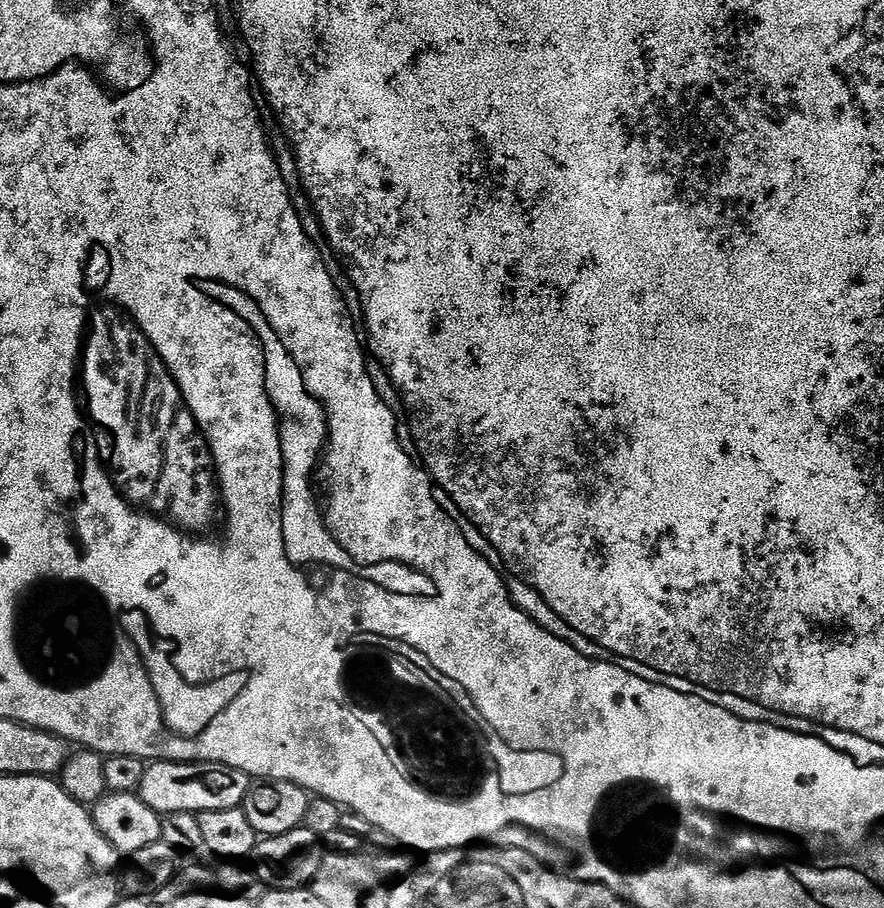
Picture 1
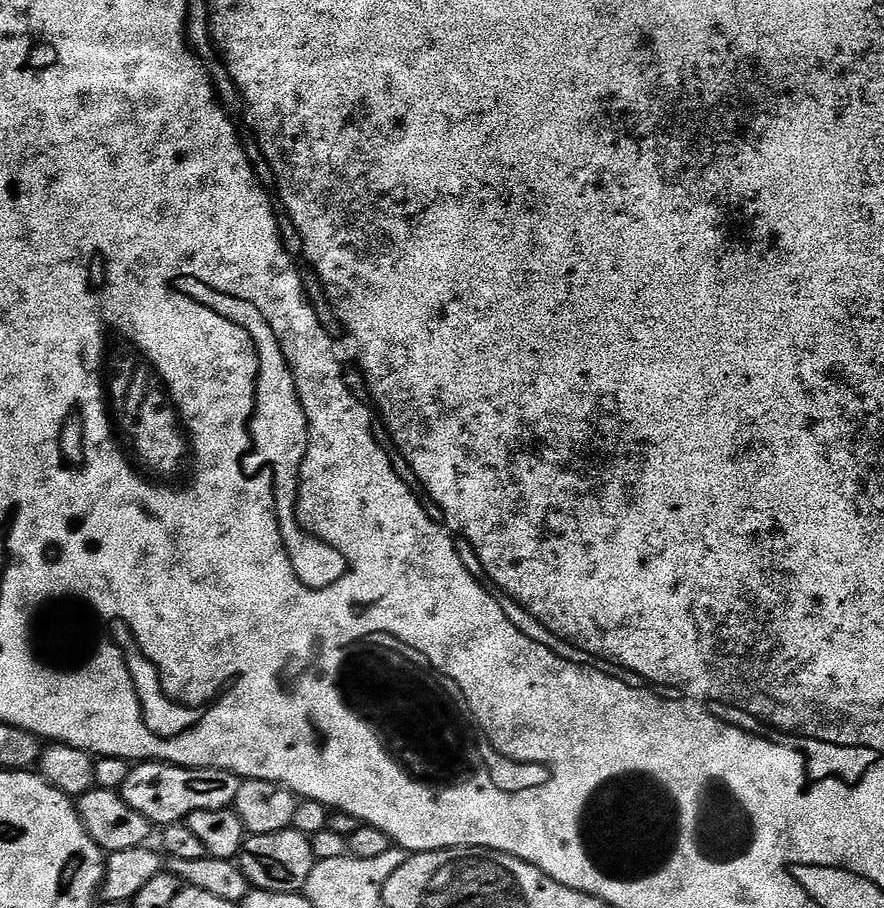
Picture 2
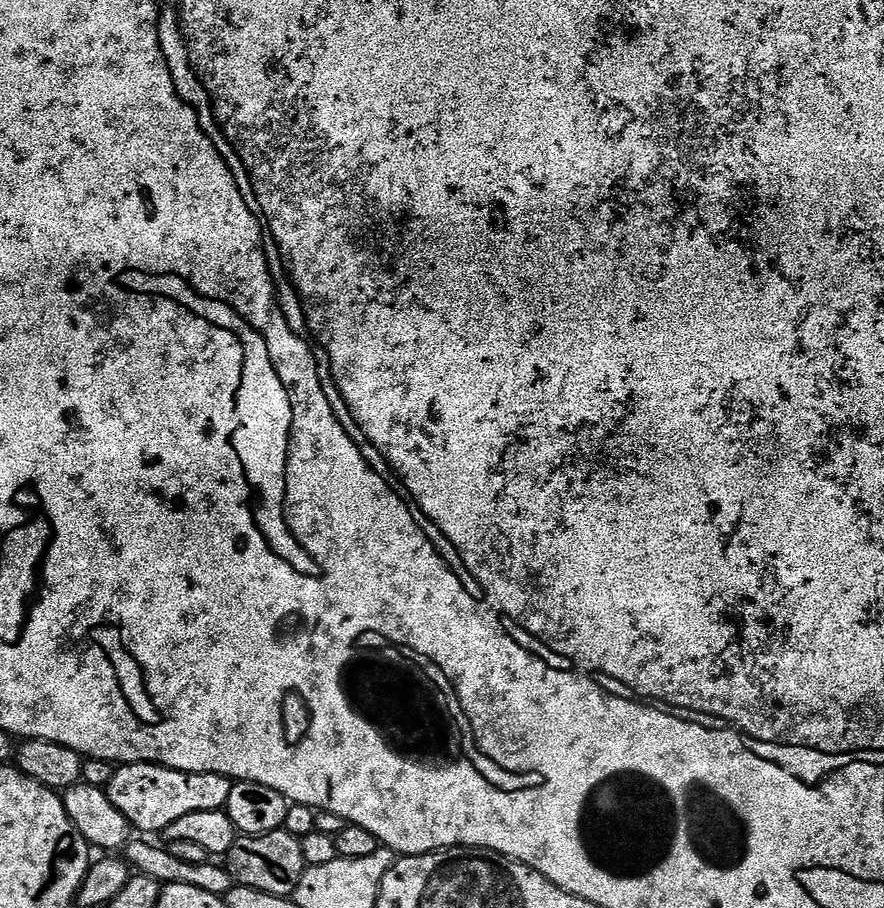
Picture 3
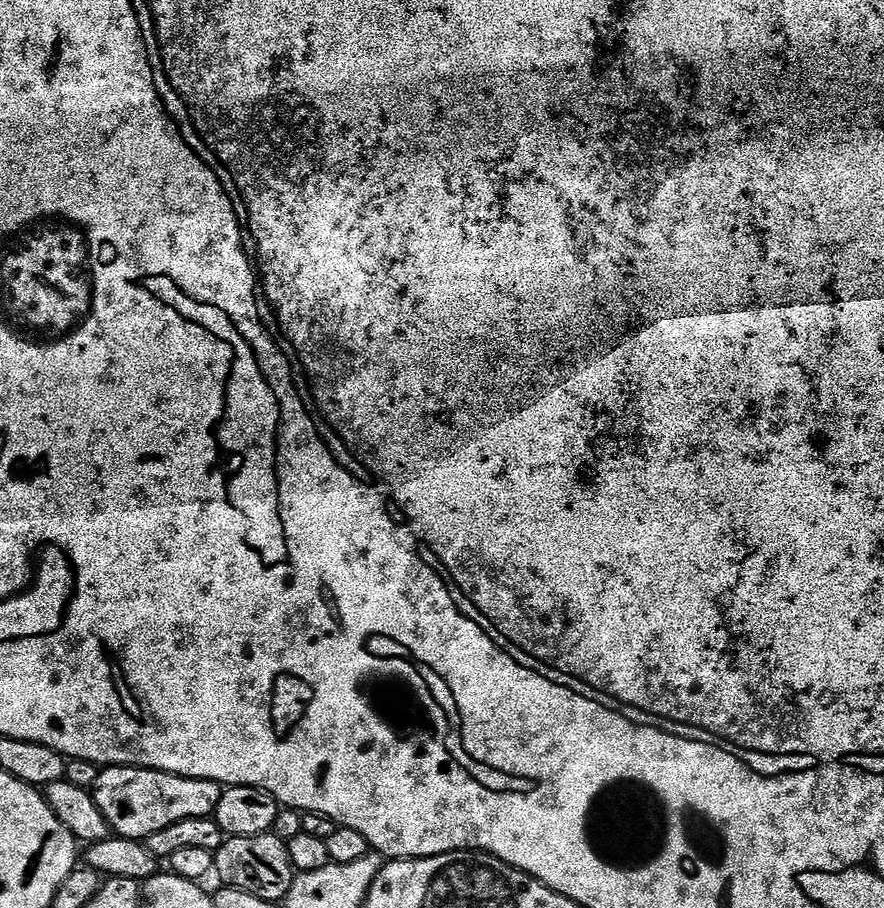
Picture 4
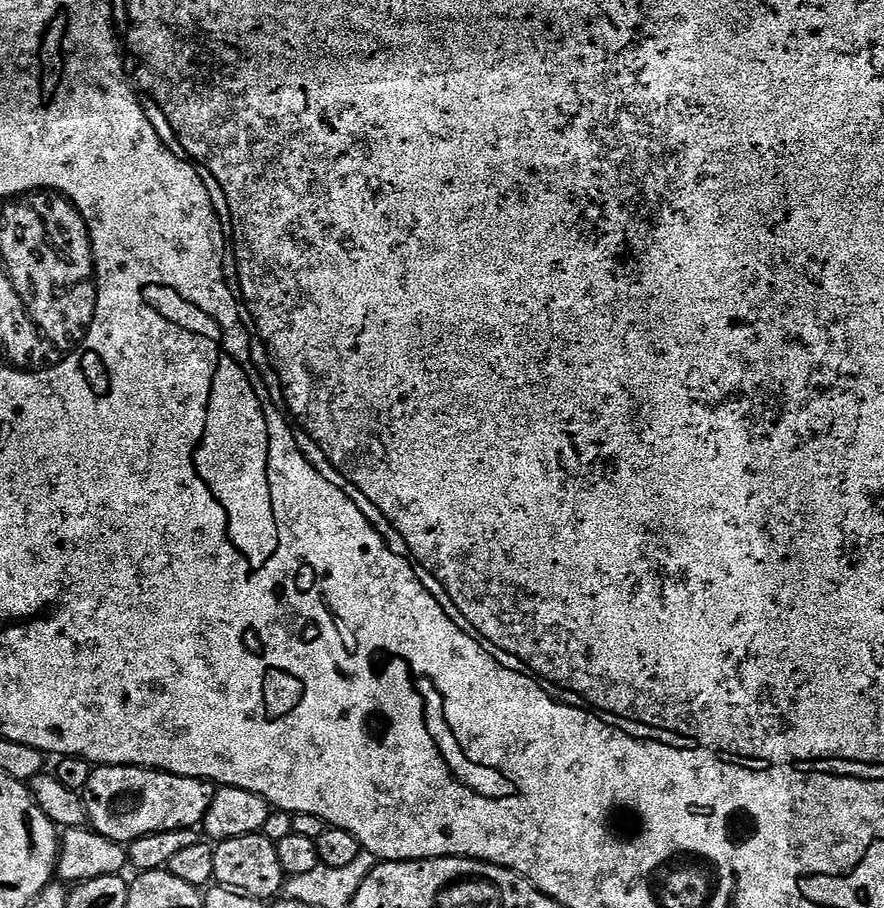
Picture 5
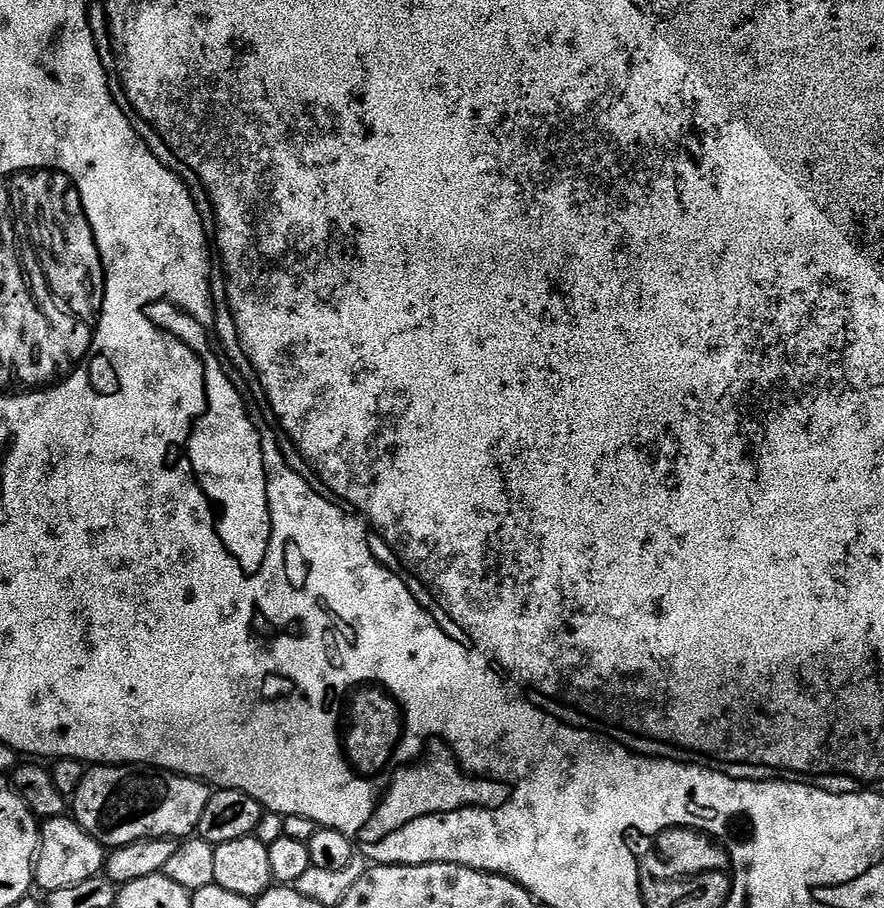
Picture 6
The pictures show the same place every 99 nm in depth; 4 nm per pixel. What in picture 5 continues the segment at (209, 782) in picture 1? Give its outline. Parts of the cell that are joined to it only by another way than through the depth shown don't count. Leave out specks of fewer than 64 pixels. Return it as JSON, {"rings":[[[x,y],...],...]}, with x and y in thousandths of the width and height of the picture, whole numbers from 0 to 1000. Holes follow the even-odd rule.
{"rings":[[[128,841],[105,845],[102,861],[93,876],[104,915],[124,923],[131,930],[144,932],[152,925],[160,925],[165,919],[230,909],[233,892],[238,892],[241,871],[241,865],[233,859]]]}

